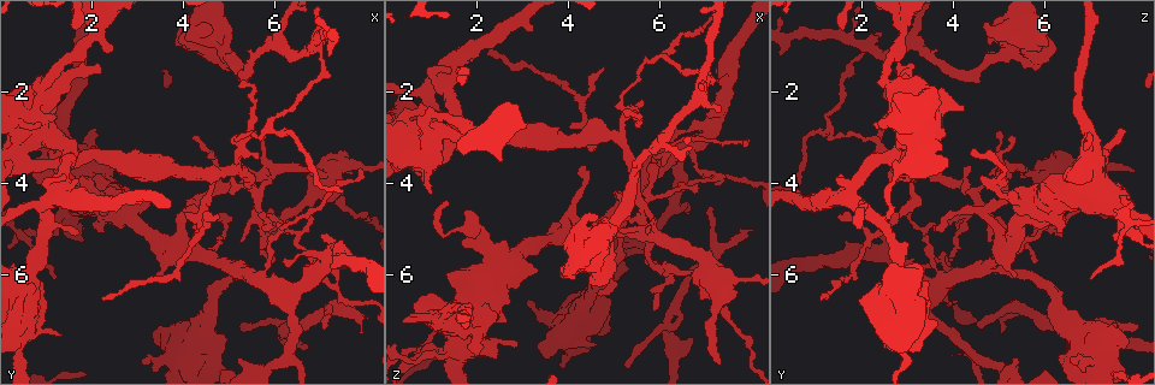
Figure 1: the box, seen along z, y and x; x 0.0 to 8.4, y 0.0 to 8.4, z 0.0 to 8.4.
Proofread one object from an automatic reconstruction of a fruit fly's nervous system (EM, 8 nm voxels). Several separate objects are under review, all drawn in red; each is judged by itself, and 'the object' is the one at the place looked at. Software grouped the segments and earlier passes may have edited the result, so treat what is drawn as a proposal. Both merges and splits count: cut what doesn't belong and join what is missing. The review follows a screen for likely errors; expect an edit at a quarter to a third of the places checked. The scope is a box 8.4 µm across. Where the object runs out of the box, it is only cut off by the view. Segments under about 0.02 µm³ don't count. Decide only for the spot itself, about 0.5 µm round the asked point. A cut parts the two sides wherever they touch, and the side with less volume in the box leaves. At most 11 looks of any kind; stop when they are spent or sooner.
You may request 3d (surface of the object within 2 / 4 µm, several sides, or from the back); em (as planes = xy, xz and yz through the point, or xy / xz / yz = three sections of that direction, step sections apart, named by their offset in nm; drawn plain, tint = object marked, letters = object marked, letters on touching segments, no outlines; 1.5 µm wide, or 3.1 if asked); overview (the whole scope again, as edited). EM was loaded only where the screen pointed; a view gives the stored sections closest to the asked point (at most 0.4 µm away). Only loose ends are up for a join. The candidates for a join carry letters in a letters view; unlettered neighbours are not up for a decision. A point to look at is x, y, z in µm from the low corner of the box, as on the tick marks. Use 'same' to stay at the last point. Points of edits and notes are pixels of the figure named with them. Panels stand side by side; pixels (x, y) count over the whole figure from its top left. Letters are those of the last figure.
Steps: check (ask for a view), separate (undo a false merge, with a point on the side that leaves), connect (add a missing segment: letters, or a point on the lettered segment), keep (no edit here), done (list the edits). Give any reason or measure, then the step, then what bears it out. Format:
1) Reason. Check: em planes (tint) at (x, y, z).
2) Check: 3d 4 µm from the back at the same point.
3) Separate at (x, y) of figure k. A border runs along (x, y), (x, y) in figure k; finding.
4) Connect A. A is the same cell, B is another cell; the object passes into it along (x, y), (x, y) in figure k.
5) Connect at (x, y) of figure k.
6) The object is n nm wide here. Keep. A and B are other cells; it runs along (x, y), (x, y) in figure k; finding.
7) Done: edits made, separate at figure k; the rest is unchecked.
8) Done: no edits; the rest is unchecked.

Check: 3d 4 µm at (7.30, 3.75, 7.90).

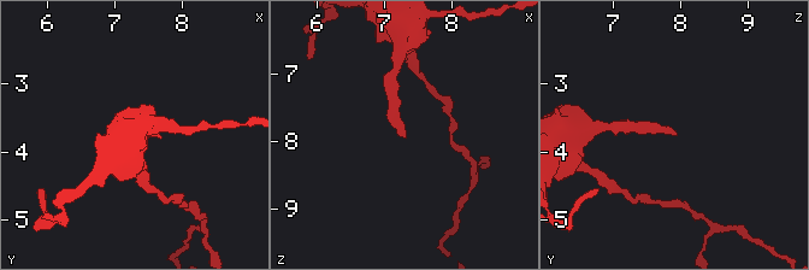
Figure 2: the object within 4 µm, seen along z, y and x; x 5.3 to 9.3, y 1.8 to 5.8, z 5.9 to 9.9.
Shape alone is not enough. Check: em planes (letters) at (7.30, 3.70, 7.95).

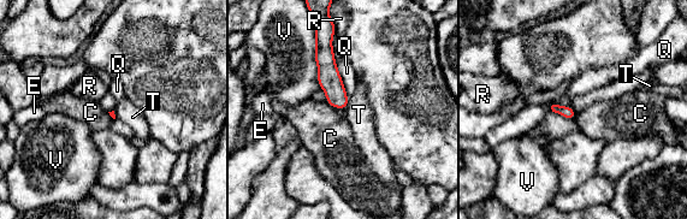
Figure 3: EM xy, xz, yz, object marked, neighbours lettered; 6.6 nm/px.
Keep. C, E, Q, R, T and V are other cells; a border runs along (349, 99), (344, 108) in figure 3; none of them fits.

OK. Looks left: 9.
Free end. Check: 3d 2 µm at (5.75, 2.90, 4.95).

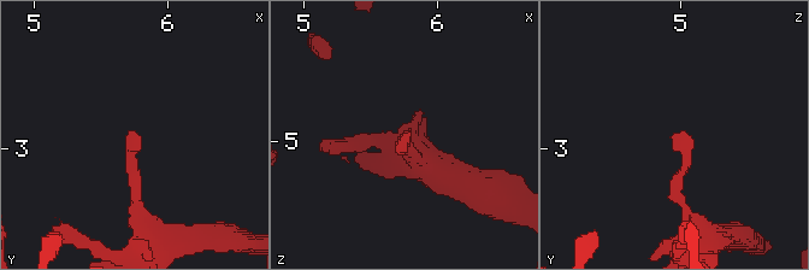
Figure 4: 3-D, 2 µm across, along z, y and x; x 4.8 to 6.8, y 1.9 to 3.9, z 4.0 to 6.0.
Now the EM. Check: em xy step 4 (letters) at (5.80, 2.92, 4.98).

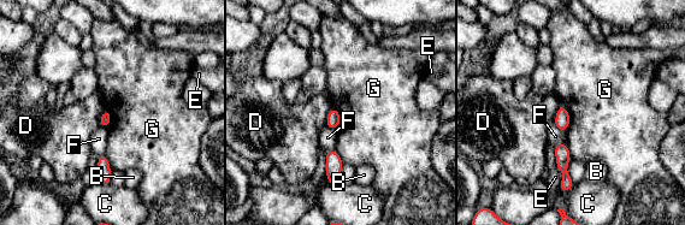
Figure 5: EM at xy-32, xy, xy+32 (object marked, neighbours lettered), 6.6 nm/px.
Check: em planes (letters) at the same point.

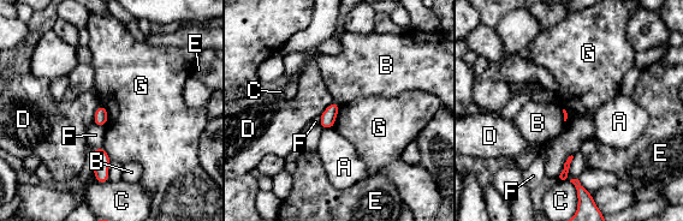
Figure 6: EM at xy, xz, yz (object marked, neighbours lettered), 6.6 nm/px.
Keep. A, B, C, D, E, F and G are other cells; a border runs along (571, 154), (558, 177) in figure 6; no lettered segment goes on from it.

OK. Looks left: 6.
Branch stops here. Check: em planes (letters) at (7.80, 7.25, 5.05).

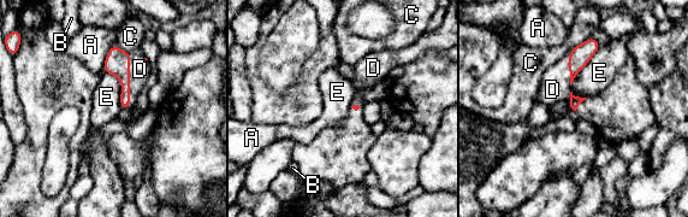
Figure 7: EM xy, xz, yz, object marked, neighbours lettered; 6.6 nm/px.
Connect D. D is the same cell, A, B, C and E are other cells; the neuron continues.

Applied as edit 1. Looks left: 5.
Calibre changes. Check: em yz step 4 (tint) at (7.15, 3.75, 6.10).

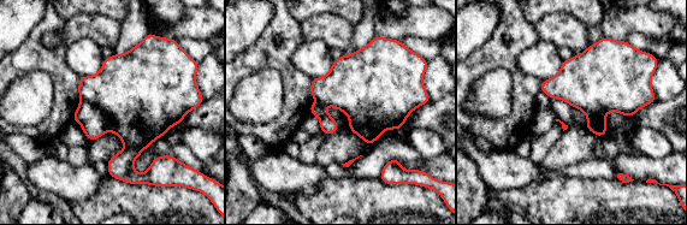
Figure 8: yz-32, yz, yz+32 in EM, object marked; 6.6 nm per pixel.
Check: em planes (letters) at the same point.

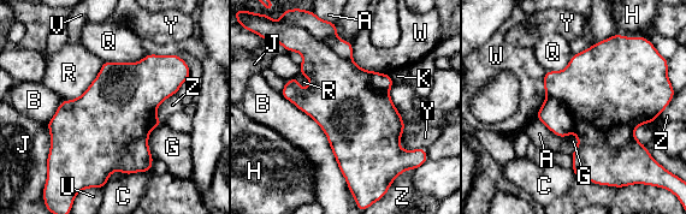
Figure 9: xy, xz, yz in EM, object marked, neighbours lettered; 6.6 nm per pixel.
Separate at (383, 82) of figure 9. A, B, C, G, H, J, K, Q, R, U, V, W, Y and Z are other cells; a border runs along (312, 36), (388, 91) in figure 9; a second neuron is stuck on.

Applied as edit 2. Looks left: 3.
Redraw. Check: overview.

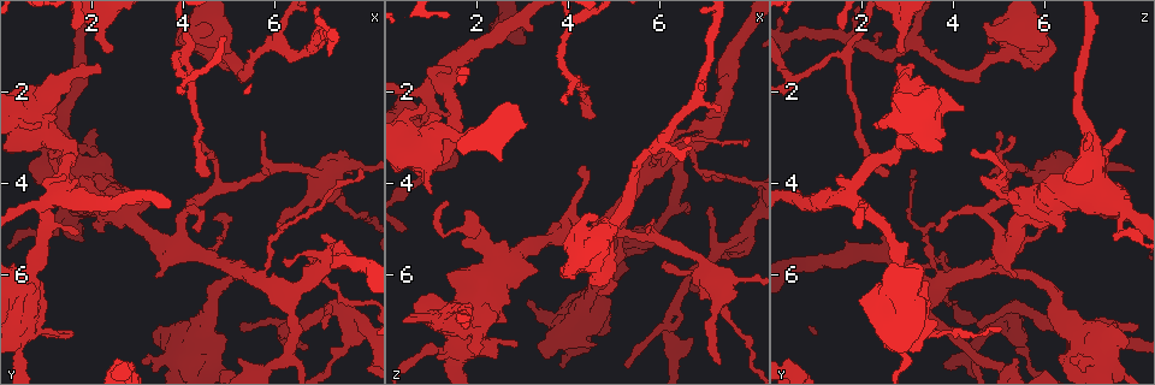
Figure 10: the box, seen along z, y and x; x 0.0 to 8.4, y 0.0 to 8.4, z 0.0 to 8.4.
Check: em planes (plain) at (5.85, 5.65, 3.55).

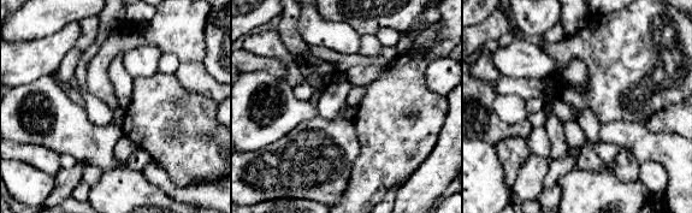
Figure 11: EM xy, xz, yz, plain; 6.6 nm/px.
What lies round it. Check: em planes (letters) at the same point.

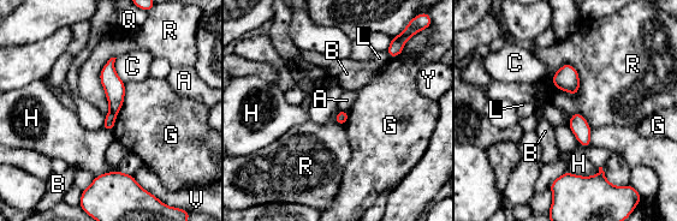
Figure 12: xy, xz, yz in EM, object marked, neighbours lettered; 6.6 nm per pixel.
Keep. A, B, C, G, H, L, Q, R, V and Y are other cells; it runs along (111, 63), (113, 112), (110, 127) in figure 12; all the same neuron.

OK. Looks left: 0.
Done: edits made, connect at figure 7, separate at figure 9; the rest is unchecked.

